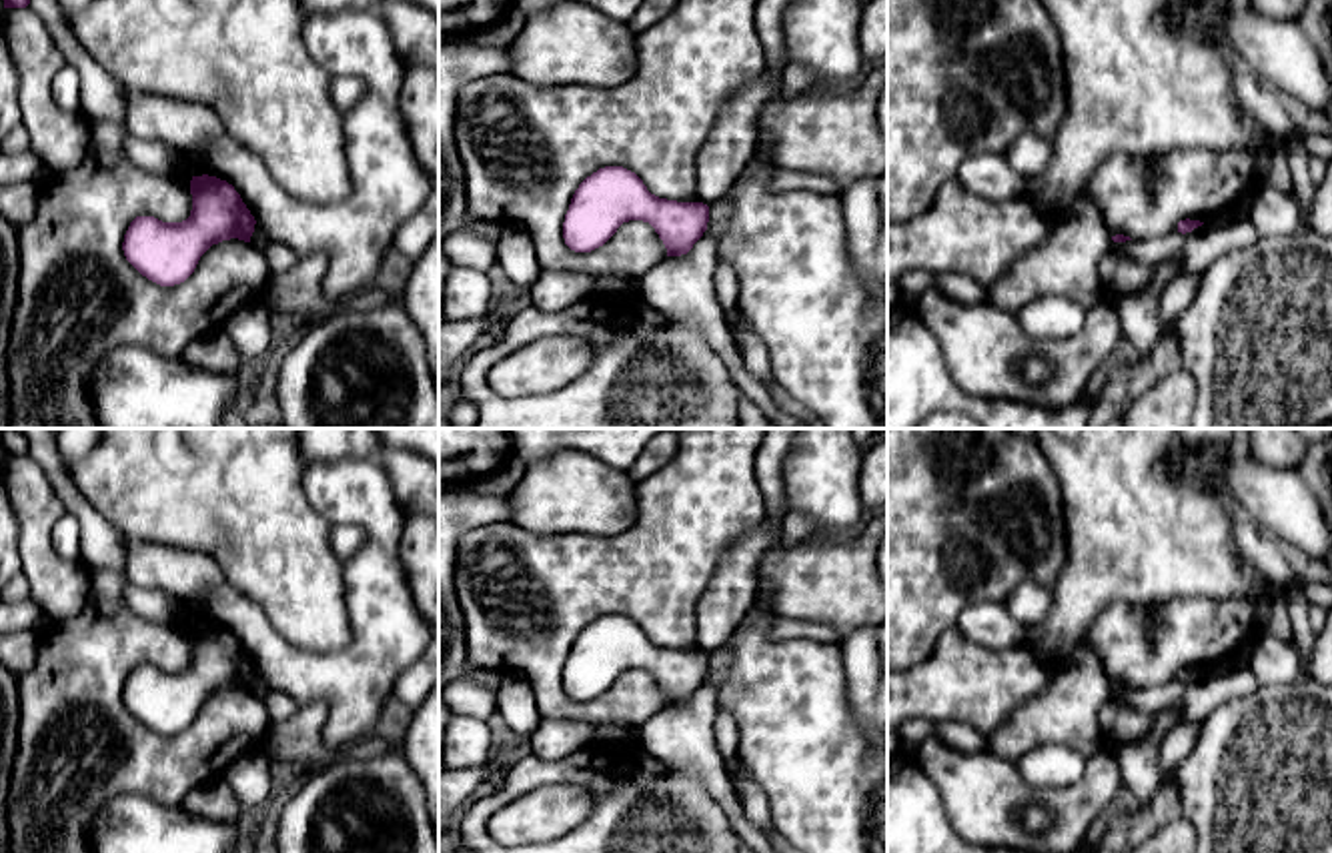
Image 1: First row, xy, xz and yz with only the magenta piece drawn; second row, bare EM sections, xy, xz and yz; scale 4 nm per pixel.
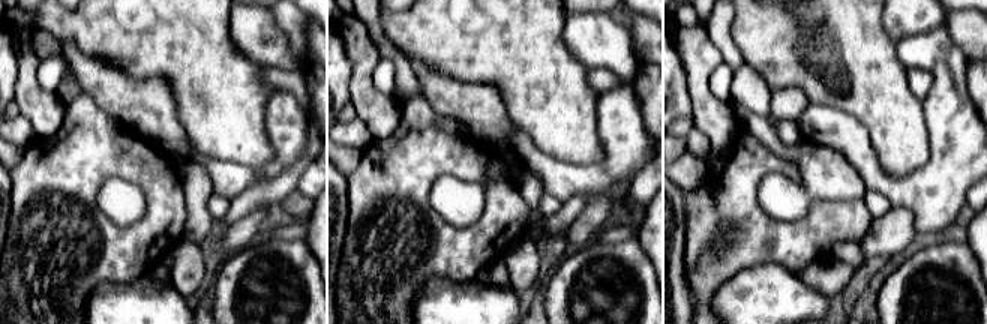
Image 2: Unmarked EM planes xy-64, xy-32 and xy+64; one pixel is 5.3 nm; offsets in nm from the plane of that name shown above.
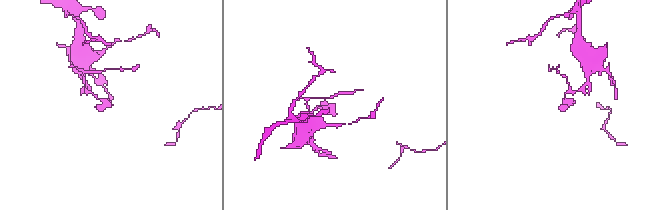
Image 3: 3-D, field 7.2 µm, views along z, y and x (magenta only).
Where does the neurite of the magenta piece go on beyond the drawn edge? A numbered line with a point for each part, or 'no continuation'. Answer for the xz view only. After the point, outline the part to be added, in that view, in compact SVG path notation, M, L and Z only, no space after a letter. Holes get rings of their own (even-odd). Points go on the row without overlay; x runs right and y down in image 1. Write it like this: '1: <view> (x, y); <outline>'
no continuation

